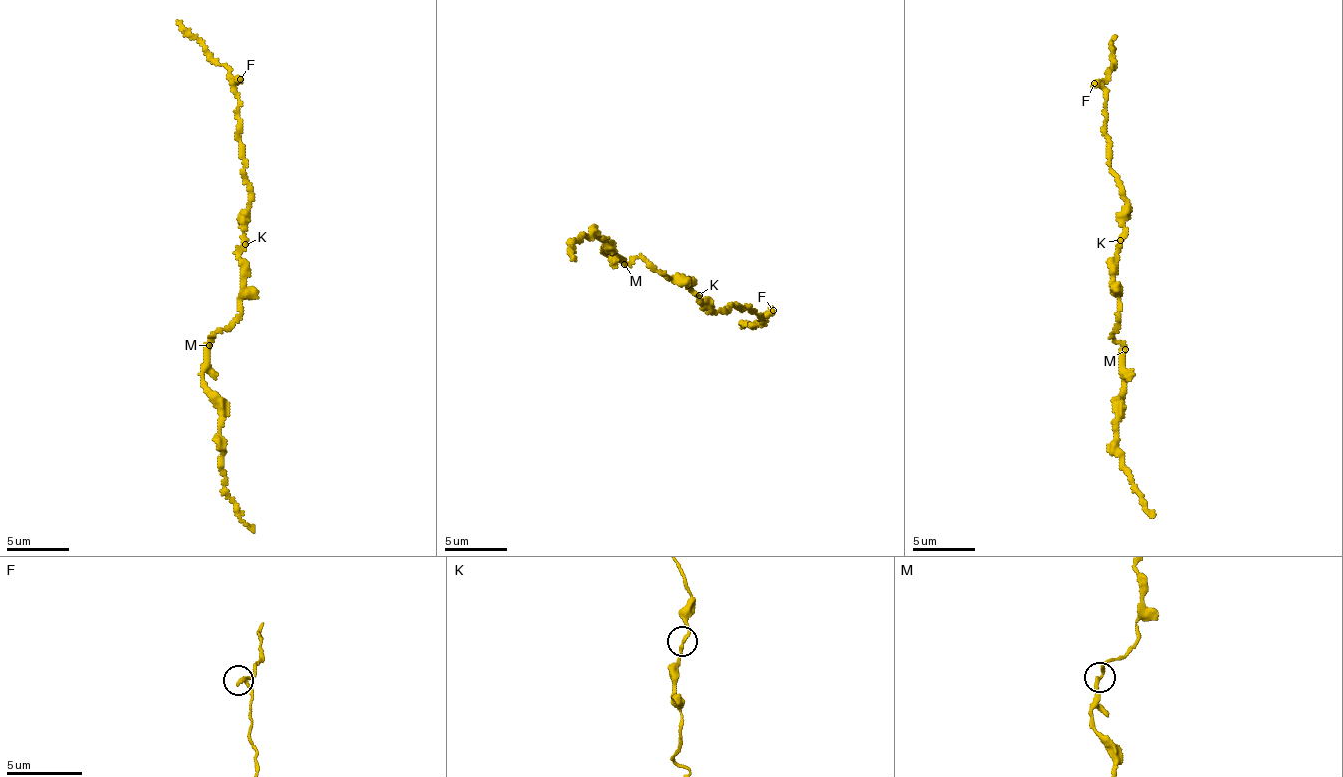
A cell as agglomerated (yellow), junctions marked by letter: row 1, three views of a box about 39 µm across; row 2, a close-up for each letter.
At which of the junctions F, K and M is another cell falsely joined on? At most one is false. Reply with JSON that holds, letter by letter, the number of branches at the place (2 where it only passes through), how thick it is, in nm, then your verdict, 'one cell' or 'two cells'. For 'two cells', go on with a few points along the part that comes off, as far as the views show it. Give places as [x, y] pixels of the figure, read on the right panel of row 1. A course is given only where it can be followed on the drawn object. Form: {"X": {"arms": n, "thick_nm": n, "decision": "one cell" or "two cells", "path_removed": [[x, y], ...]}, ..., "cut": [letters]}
{"F": {"arms": 2, "thick_nm": 200, "decision": "one cell"}, "K": {"arms": 2, "thick_nm": 200, "decision": "one cell"}, "M": {"arms": 2, "thick_nm": 200, "decision": "one cell"}, "cut": []}

